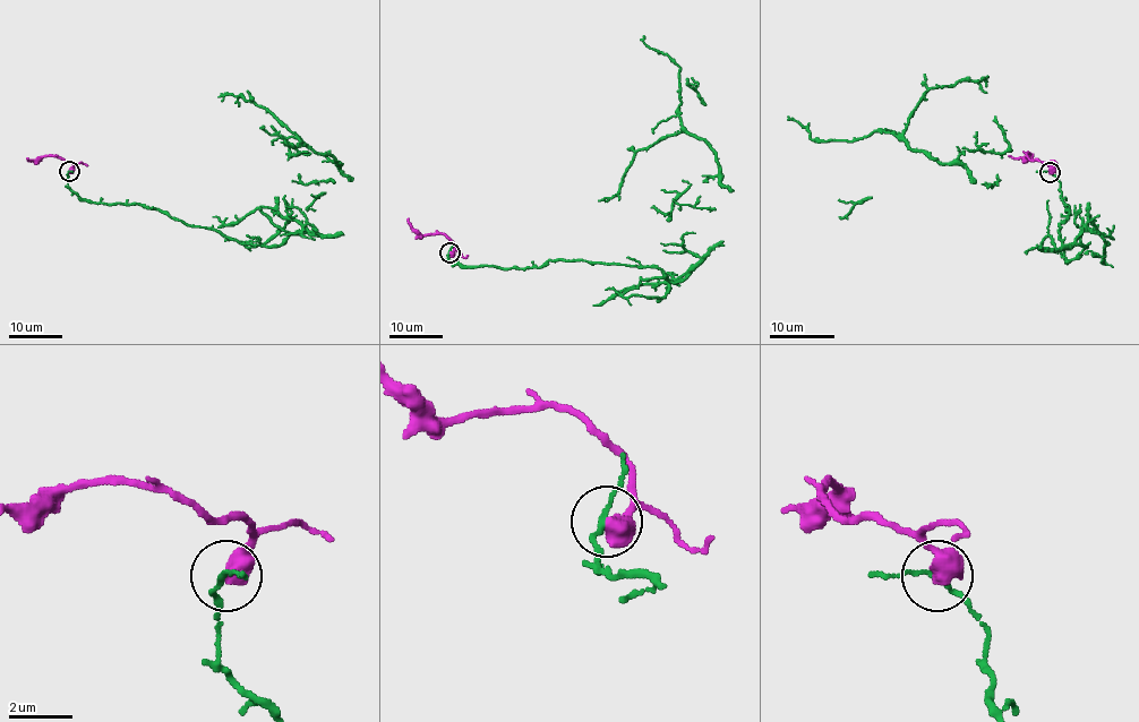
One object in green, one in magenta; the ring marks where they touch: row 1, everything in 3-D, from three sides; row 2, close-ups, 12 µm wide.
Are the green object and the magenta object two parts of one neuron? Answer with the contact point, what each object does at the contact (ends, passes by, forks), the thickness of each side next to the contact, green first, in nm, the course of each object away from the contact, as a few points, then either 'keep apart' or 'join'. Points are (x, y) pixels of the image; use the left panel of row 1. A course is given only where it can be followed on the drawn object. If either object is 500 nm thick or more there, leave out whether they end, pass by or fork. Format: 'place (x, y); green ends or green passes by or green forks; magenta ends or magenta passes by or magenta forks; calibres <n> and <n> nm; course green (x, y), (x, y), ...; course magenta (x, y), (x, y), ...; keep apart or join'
place (69, 171); calibres 140 and 650 nm; course green (69, 172), (82, 198), (242, 243), (320, 235), (285, 204), (288, 154), (335, 160), (217, 96); course magenta (69, 172), (74, 162), (53, 155), (26, 158); keep apart

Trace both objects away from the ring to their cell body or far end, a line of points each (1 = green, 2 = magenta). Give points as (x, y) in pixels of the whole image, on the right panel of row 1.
1: (1050, 172), (1068, 261), (1086, 247), (1058, 249), (1012, 151), (941, 164), (911, 149), (926, 92), (987, 80)
2: (1050, 172), (1046, 164), (1028, 157), (1028, 153), (1024, 157), (1009, 156)

